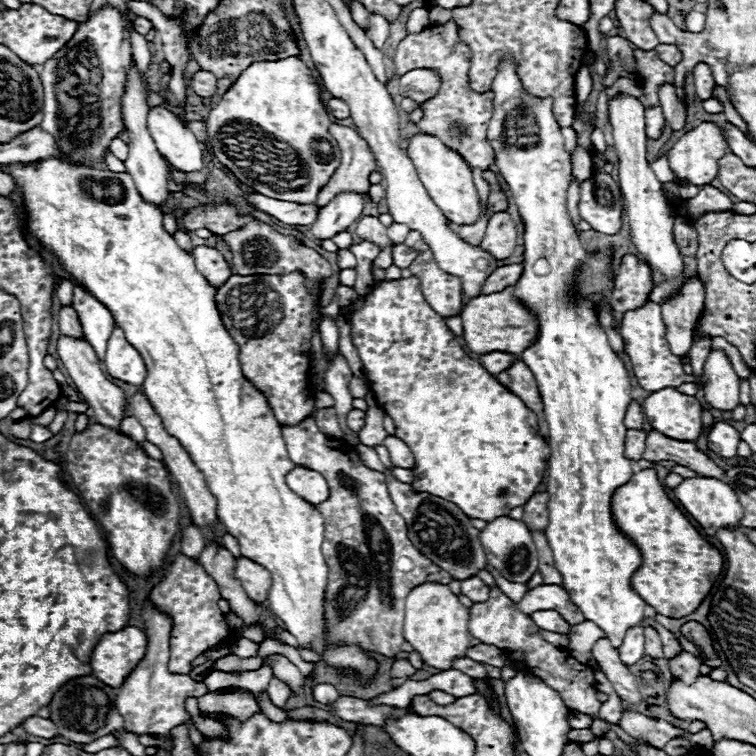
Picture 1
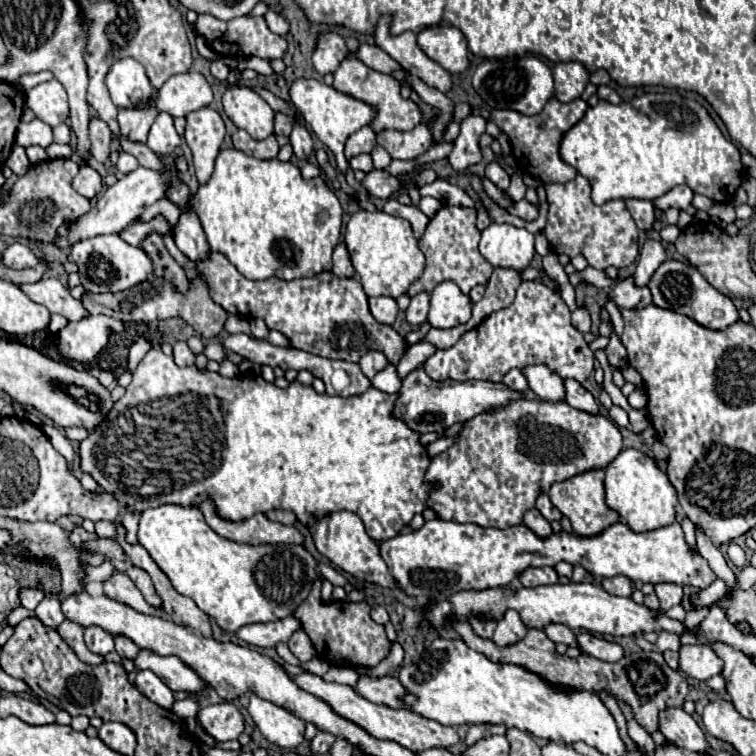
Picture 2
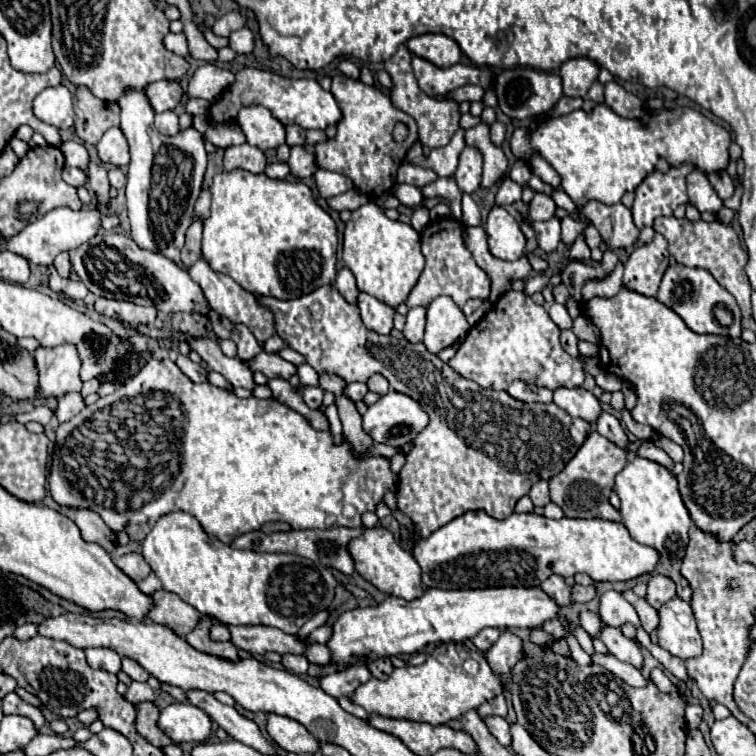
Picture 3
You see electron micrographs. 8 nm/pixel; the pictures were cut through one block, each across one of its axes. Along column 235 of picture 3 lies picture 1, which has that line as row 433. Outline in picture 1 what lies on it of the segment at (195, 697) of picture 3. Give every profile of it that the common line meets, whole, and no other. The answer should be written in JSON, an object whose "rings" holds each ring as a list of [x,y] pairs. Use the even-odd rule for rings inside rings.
{"rings":[[[716,422],[708,434],[708,448],[724,458],[736,456],[738,442],[740,442],[738,430],[728,422]]]}

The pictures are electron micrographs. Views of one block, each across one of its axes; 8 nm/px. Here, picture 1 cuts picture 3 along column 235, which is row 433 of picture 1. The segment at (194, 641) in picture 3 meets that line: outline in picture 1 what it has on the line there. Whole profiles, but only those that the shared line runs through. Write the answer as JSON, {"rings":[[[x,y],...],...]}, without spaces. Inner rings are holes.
{"rings":[[[648,430],[646,432],[646,450],[642,454],[644,460],[650,462],[662,462],[662,460],[672,460],[676,464],[688,466],[690,470],[702,474],[702,476],[710,476],[710,478],[724,478],[724,470],[718,468],[704,452],[700,452],[696,448],[694,442],[682,442],[682,440],[672,440],[662,436],[656,430]]]}

